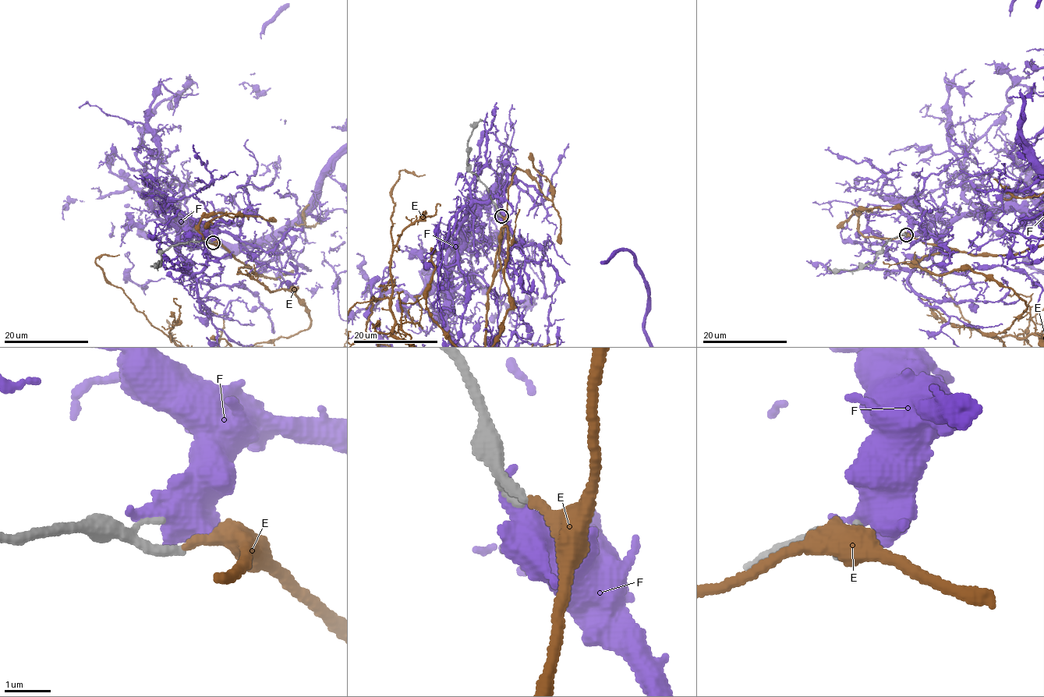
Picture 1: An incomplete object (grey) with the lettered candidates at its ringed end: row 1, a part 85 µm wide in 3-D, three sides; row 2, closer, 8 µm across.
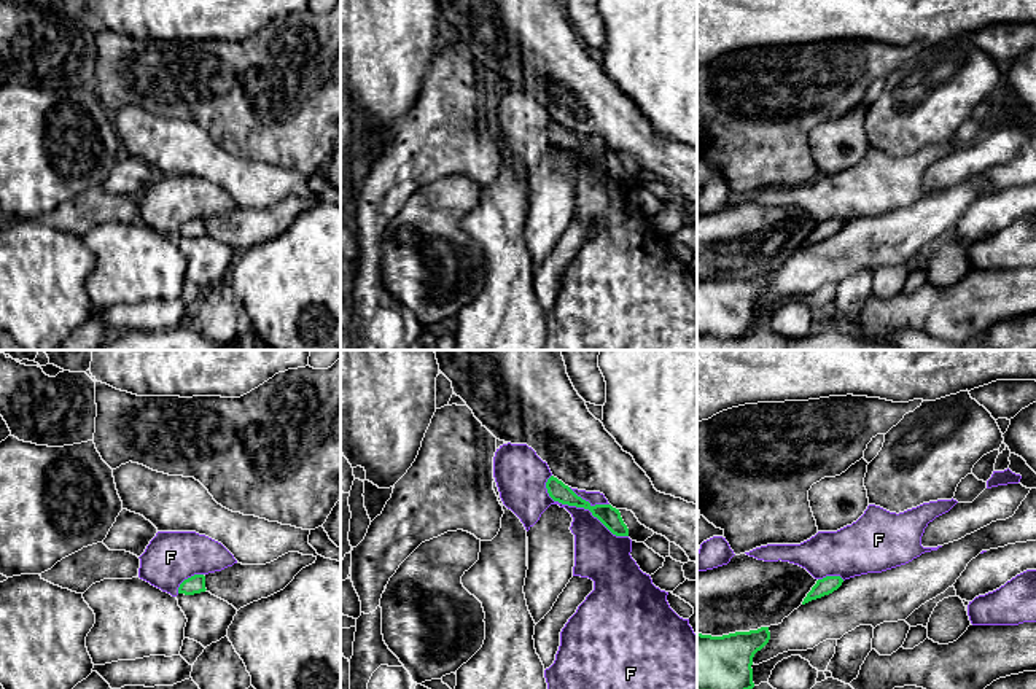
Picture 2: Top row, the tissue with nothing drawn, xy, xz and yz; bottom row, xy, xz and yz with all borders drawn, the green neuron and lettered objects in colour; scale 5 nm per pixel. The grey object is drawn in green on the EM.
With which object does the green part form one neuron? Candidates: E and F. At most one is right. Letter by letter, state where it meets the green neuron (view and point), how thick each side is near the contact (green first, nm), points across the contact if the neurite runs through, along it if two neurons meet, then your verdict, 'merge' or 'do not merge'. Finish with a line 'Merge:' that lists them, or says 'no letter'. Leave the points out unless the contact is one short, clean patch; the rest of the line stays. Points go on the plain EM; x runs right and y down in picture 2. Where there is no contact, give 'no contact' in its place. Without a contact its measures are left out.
E: no contact | merge
F: xz (581, 150) | 100/240 nm | do not merge
Merge: E

